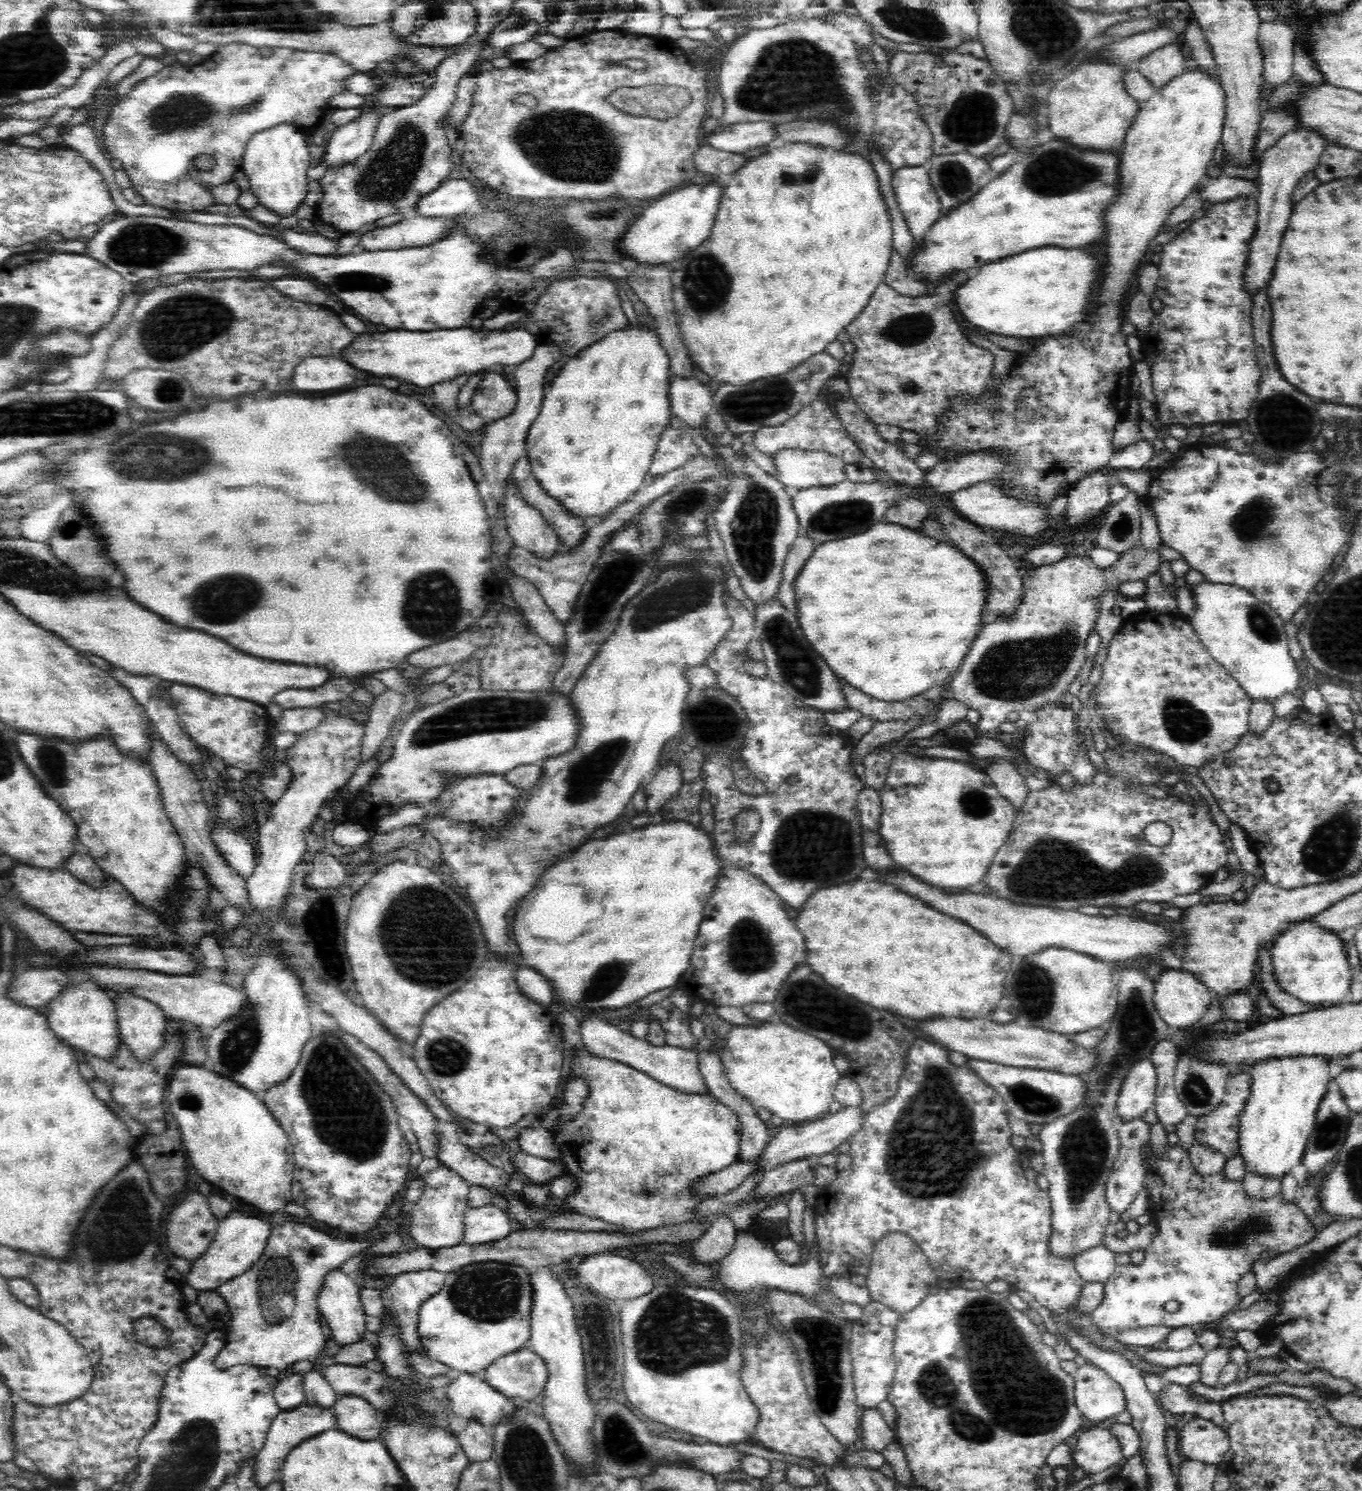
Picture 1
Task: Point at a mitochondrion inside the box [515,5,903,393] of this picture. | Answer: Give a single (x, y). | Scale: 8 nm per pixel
(796, 75)

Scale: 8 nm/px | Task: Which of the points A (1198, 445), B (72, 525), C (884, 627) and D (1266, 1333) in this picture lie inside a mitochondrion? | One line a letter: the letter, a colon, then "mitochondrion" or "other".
A: other
B: mitochondrion
C: other
D: other

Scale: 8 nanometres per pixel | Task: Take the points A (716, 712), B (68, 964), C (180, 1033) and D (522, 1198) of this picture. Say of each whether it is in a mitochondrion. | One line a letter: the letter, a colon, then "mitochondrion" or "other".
A: mitochondrion
B: other
C: other
D: other

